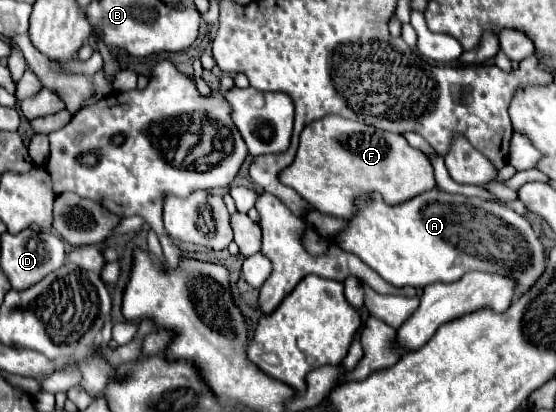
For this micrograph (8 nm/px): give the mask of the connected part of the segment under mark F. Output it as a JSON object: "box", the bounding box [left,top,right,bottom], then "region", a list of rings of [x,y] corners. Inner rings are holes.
{"box":[280,115,436,219],"region":[[[326,115],[300,133],[294,165],[280,173],[280,181],[300,193],[316,211],[342,219],[354,213],[352,201],[368,191],[378,191],[386,203],[396,205],[436,187],[428,157],[410,147],[402,135],[354,123],[340,115]]]}

